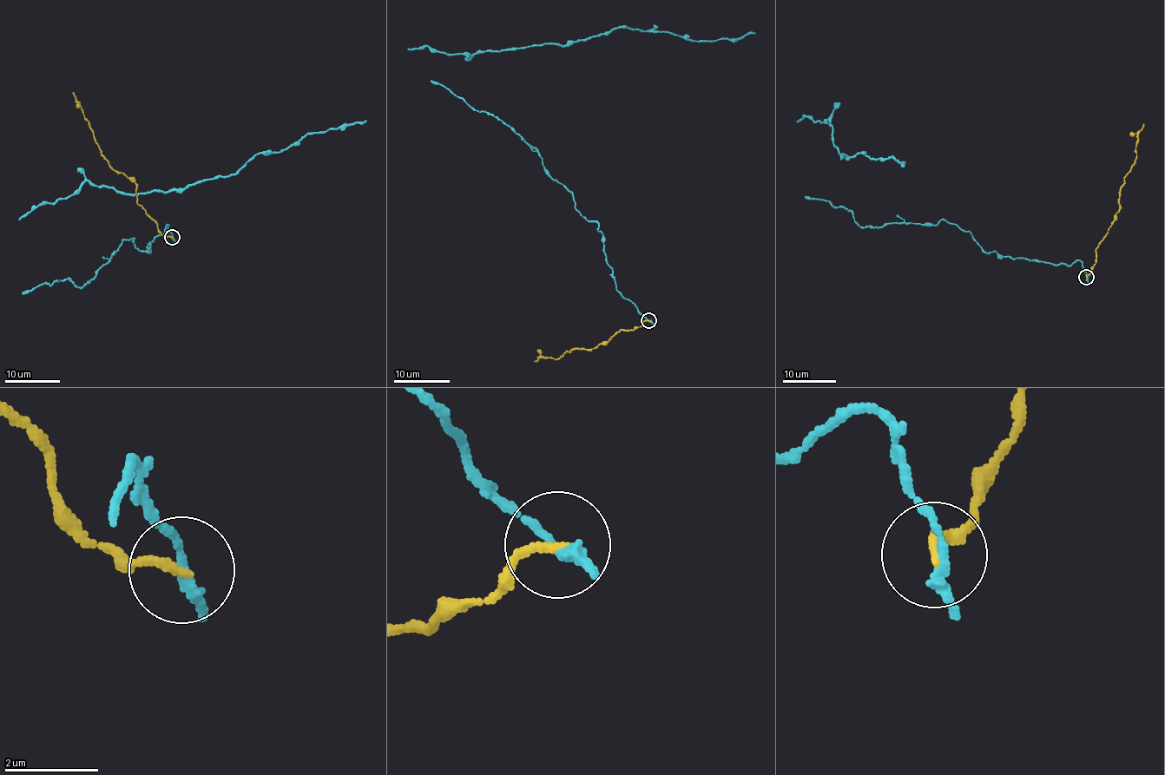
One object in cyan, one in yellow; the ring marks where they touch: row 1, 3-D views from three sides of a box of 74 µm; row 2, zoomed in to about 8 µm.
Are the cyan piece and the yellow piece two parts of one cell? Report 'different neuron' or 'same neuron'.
different neuron

